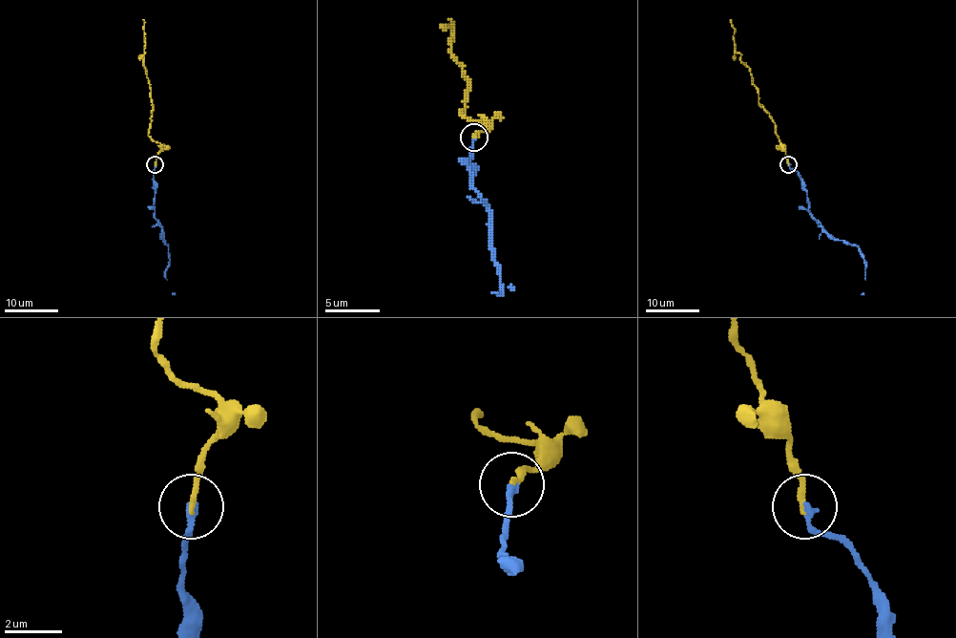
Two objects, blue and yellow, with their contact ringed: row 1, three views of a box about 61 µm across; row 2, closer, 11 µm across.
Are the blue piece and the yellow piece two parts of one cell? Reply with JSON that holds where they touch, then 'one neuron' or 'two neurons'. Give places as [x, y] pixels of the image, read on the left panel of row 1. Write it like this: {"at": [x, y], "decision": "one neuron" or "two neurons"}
{"at": [155, 164], "decision": "one neuron"}

